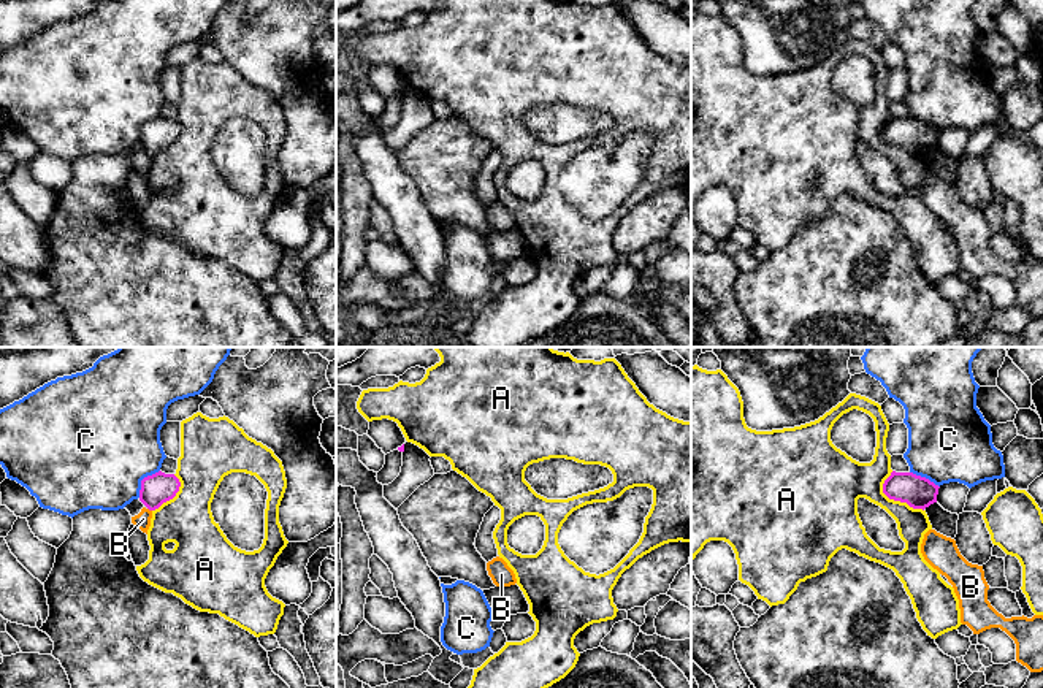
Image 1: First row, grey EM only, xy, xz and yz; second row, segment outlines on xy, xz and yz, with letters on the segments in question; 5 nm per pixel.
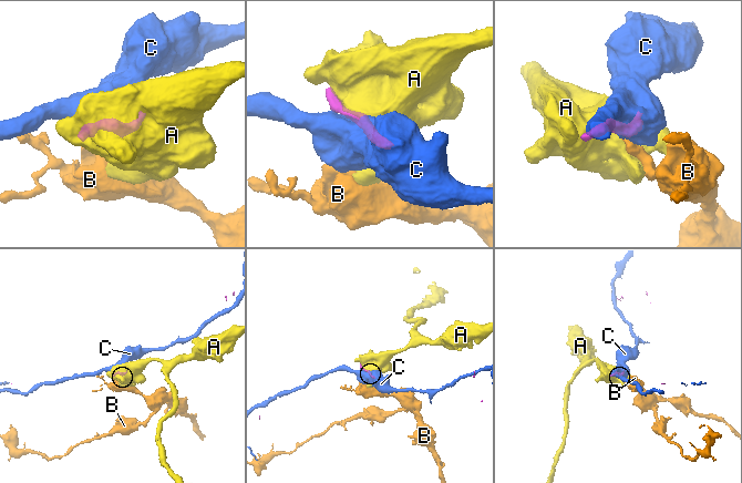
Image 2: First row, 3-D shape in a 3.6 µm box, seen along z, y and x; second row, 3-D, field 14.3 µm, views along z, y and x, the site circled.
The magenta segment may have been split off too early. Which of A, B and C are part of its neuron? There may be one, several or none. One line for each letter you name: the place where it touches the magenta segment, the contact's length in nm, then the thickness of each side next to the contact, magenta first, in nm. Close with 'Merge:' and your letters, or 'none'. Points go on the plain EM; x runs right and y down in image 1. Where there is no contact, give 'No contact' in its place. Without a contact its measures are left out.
Merge: none

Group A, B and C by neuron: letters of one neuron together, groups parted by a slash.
A / B / C

